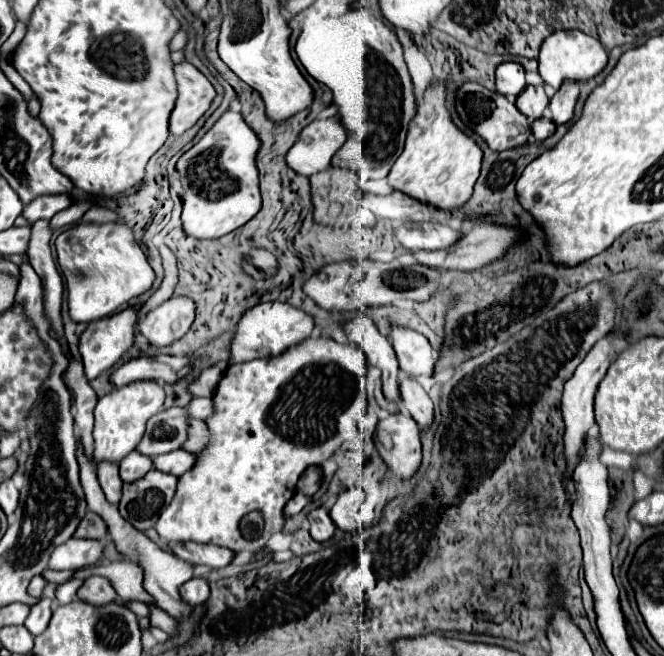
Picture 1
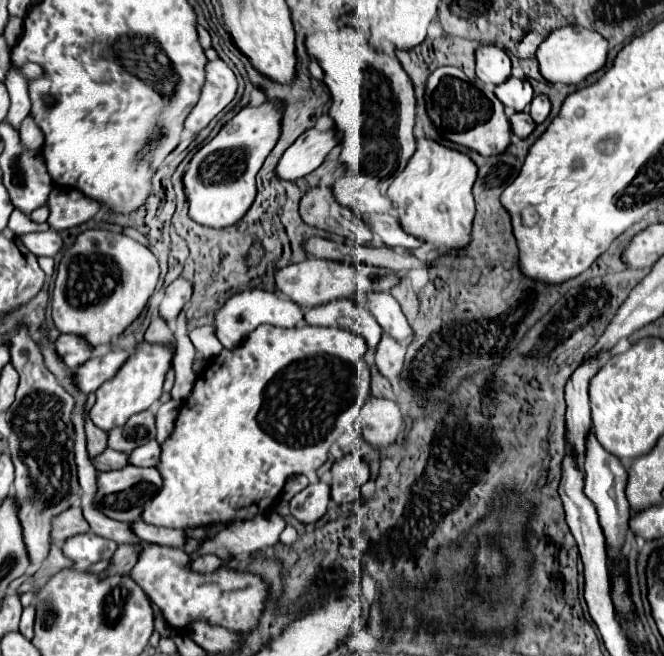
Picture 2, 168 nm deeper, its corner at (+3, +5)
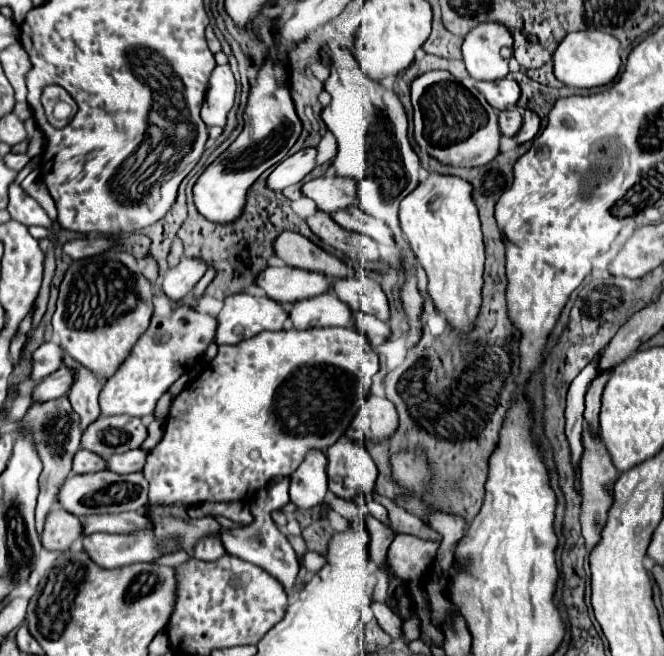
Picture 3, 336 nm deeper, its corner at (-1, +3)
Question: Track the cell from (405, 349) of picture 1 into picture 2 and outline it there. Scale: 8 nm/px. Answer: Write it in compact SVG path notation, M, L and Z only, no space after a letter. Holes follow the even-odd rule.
M370 292L362 296L366 298L366 308L376 318L376 322L382 326L382 330L406 346L412 340L412 328L408 326L400 310L400 304L392 298L392 294Z

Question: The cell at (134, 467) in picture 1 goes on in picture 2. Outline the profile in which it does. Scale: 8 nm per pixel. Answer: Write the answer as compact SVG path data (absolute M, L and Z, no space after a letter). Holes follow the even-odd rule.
M106 448L102 454L94 456L92 462L94 462L94 468L98 472L108 472L108 470L118 470L118 468L126 466L128 464L128 456L122 454L122 452L116 452L116 450Z

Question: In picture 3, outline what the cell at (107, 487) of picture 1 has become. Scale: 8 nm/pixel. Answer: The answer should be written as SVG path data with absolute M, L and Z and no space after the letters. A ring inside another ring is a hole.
M66 356L64 360L66 366L74 366L76 372L76 382L68 392L68 398L72 402L72 408L78 412L80 416L80 424L82 428L86 428L92 420L96 420L100 416L100 408L98 408L98 394L100 394L100 380L96 380L92 376L92 372L88 368L82 368L78 362L74 362L70 356Z

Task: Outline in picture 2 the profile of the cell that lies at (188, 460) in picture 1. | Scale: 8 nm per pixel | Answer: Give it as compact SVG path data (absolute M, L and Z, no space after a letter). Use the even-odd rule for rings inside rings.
M150 440L144 446L138 446L138 450L134 450L128 456L128 464L132 466L156 466L160 458L160 444L156 440Z

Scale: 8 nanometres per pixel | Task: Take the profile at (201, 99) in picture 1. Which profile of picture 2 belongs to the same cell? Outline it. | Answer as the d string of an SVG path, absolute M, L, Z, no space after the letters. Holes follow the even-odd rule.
M216 60L206 66L206 84L200 96L200 102L194 106L190 116L186 118L186 130L200 132L204 130L236 96L238 82L234 72L226 62Z

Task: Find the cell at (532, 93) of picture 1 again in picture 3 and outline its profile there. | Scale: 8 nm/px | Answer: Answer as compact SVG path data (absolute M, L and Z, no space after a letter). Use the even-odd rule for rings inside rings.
M502 78L502 80L494 80L494 82L478 82L478 90L482 90L486 100L498 110L516 106L522 96L518 82L512 78Z

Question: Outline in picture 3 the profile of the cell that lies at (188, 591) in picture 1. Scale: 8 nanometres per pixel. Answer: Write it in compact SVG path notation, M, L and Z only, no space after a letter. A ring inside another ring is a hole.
M214 538L202 540L202 542L198 544L198 548L194 548L194 558L204 560L204 562L214 562L214 560L222 558L224 554L226 554L226 550L222 548L220 540L214 540Z

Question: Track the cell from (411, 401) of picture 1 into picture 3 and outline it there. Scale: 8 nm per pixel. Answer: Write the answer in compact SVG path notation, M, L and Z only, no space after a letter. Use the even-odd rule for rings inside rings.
M356 312L356 326L368 336L370 344L376 348L380 344L384 344L390 338L390 326L382 324L378 318L370 316L370 314L362 314Z

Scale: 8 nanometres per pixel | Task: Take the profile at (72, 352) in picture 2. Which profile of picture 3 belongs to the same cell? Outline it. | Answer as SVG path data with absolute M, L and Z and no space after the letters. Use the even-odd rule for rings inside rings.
M46 342L34 352L34 368L32 378L42 380L44 376L50 376L64 364L64 348L58 342Z

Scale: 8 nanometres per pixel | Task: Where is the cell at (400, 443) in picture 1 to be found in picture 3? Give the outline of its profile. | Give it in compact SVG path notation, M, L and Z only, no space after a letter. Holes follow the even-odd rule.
M368 396L352 420L352 428L368 440L386 440L398 430L398 412L388 398Z

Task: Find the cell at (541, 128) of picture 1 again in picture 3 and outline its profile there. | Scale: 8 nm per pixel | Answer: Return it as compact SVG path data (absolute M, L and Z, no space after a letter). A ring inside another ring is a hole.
M510 108L506 112L500 112L498 114L498 122L500 122L500 130L502 130L502 136L516 136L522 128L522 114L516 110L516 108Z

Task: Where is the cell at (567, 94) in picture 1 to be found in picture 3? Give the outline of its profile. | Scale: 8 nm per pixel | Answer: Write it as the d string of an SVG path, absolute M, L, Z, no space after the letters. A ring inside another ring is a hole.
M526 110L522 116L524 116L524 124L522 124L522 130L520 130L518 136L516 136L516 140L518 140L520 144L532 140L532 138L538 134L538 130L540 130L540 116L538 116L536 112Z

